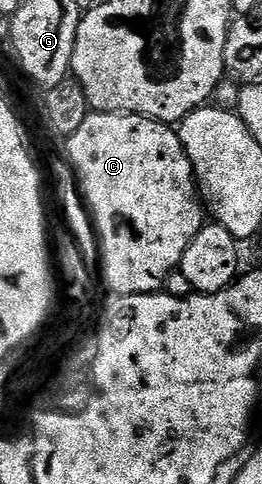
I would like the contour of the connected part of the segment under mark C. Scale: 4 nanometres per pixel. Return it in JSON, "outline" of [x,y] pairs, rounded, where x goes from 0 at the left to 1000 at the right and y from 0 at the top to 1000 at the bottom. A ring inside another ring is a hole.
{"outline":[[[344,231],[328,248],[305,258],[302,269],[256,287],[260,341],[294,337],[294,349],[309,351],[313,374],[324,374],[328,399],[370,438],[382,459],[389,492],[401,500],[405,558],[416,560],[416,585],[435,610],[496,607],[504,599],[527,599],[534,607],[595,607],[634,589],[645,568],[687,552],[698,525],[714,521],[714,508],[729,496],[786,465],[790,442],[775,432],[775,419],[760,407],[752,372],[737,364],[737,341],[714,322],[714,314],[691,295],[691,279],[656,258],[626,252],[595,252],[588,244],[553,244],[542,236],[393,236]]]}

